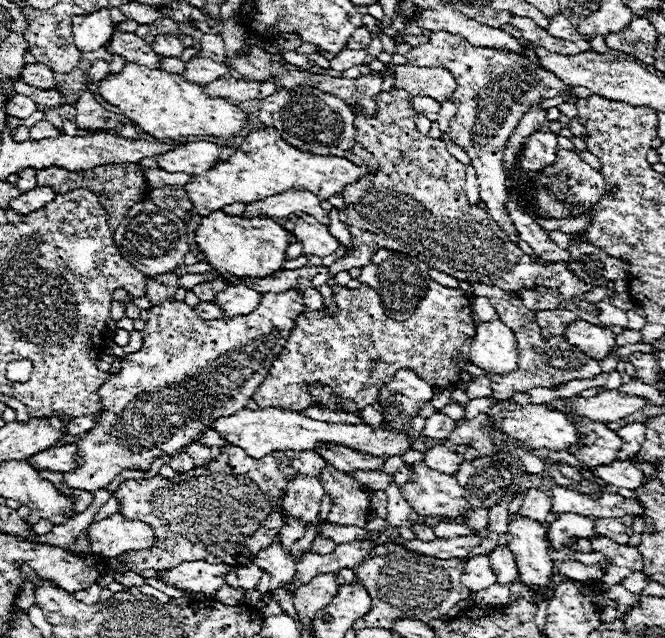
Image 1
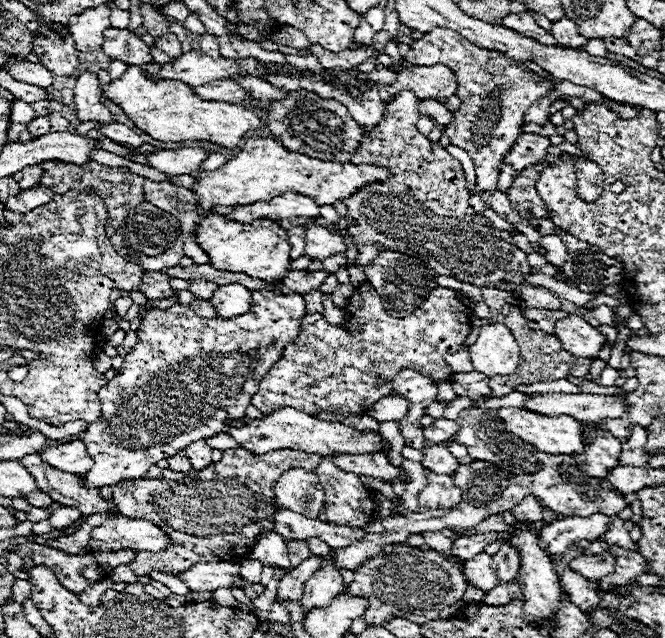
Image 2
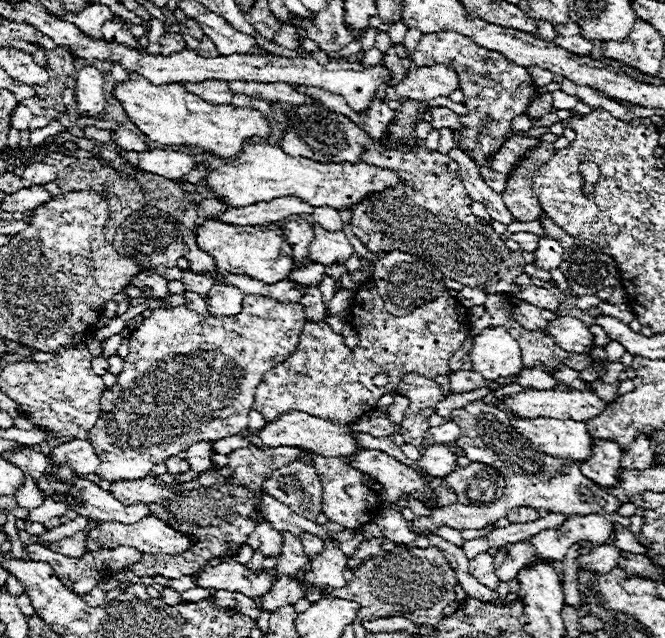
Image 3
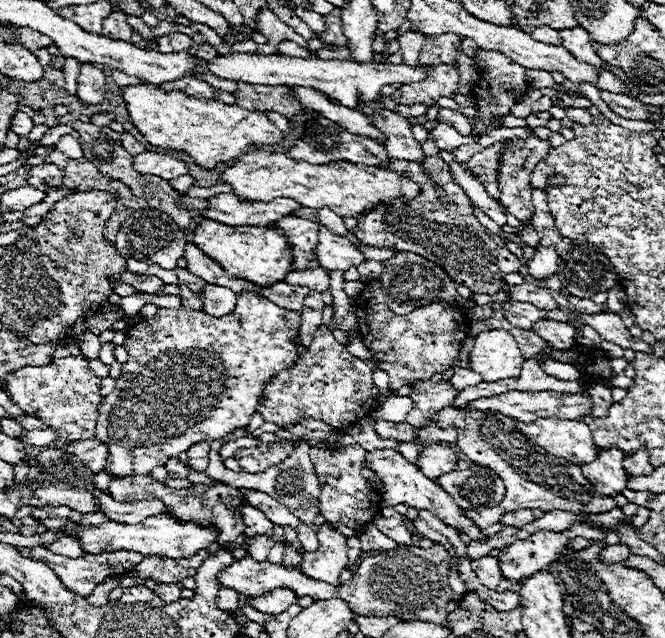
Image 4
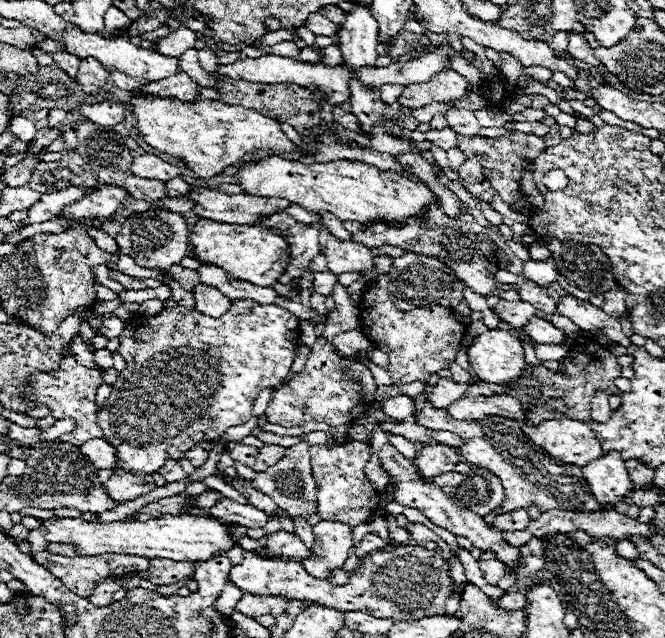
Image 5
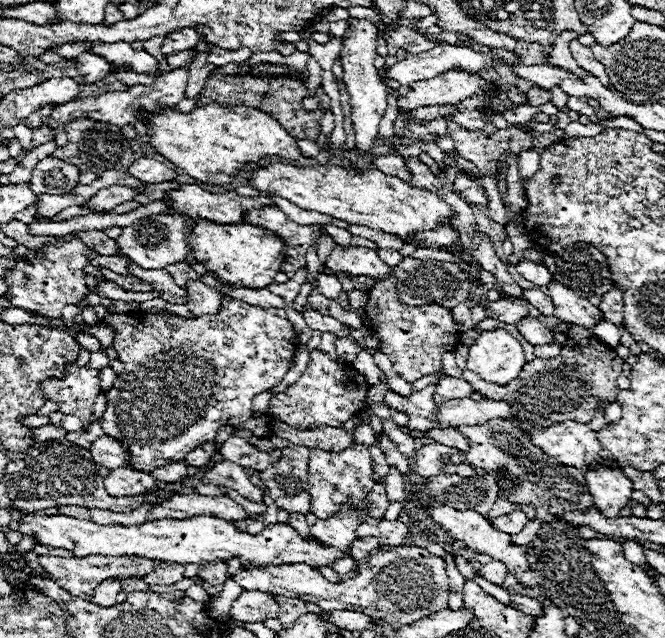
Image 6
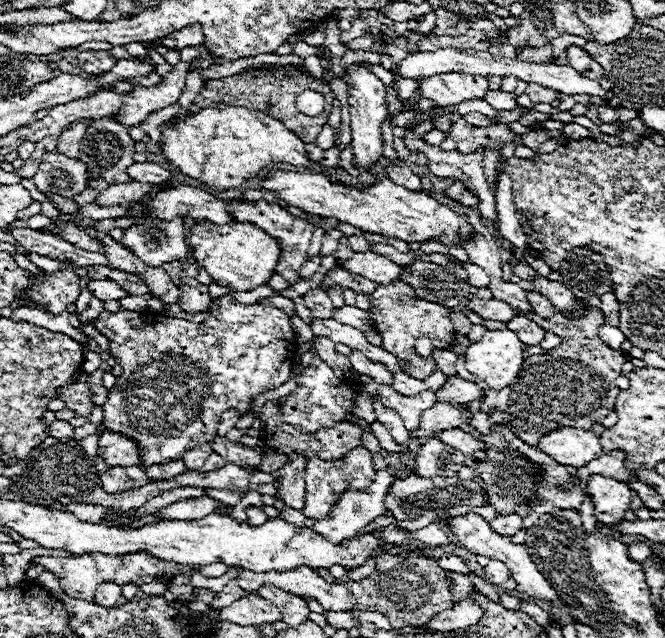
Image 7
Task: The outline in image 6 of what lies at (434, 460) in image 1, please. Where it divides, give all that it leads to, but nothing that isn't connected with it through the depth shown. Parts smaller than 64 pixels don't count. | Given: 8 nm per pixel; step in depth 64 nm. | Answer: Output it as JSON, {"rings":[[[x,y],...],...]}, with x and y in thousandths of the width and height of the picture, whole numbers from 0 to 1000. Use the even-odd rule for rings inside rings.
{"rings":[[[647,693],[623,712],[623,740],[635,749],[683,743],[689,727],[698,727],[695,708],[659,693]]]}

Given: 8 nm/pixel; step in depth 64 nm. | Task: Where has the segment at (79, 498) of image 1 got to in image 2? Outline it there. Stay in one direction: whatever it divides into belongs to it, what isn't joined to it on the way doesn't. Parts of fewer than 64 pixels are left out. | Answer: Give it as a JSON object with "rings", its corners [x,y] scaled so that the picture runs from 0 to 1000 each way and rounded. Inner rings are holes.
{"rings":[[[87,796],[83,799],[72,813],[72,818],[80,828],[95,829],[105,823],[104,820],[113,818],[122,810],[120,801],[114,796]]]}

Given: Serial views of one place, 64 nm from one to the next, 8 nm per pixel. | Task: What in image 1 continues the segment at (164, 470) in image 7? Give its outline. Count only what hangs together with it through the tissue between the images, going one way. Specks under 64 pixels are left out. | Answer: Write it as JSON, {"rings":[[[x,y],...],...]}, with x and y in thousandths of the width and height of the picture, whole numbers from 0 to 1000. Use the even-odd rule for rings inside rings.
{"rings":[[[271,708],[271,712],[262,712],[262,715],[256,718],[256,734],[265,737],[268,743],[274,743],[274,740],[283,740],[283,737],[295,734],[295,727],[292,727],[292,721],[289,721],[283,712]]]}

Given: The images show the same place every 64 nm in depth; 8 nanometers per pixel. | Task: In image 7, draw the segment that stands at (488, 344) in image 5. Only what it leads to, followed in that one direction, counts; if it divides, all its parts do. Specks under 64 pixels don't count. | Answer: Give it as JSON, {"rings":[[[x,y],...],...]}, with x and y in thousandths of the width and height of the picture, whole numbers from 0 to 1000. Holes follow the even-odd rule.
{"rings":[[[734,517],[722,536],[701,549],[701,580],[725,592],[737,608],[755,611],[767,605],[785,577],[785,542],[770,517]]]}

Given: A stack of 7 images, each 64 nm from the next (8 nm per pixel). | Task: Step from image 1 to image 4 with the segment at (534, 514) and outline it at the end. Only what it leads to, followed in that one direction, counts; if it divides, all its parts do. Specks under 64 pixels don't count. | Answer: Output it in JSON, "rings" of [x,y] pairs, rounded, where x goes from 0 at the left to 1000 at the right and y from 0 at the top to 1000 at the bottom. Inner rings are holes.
{"rings":[[[776,799],[776,803],[764,803],[764,806],[758,806],[758,812],[752,812],[752,818],[758,821],[758,824],[788,824],[788,821],[794,821],[794,818],[800,818],[803,815],[803,806],[800,806],[800,799]]]}

